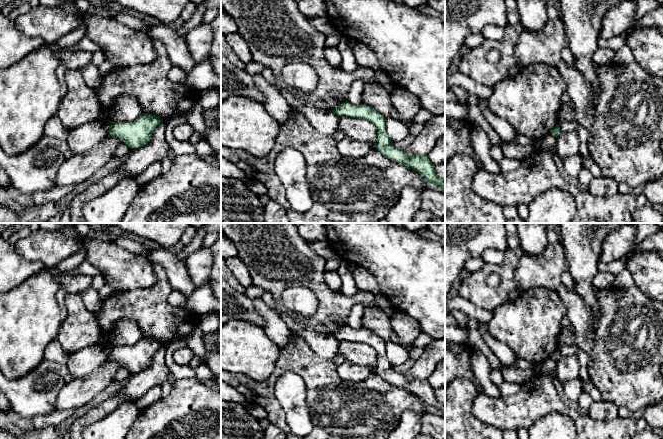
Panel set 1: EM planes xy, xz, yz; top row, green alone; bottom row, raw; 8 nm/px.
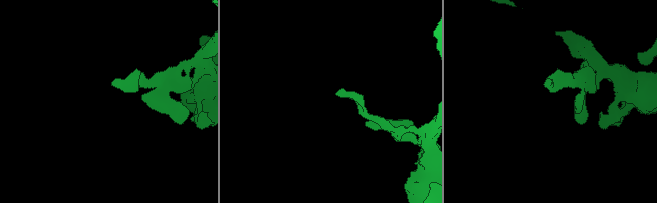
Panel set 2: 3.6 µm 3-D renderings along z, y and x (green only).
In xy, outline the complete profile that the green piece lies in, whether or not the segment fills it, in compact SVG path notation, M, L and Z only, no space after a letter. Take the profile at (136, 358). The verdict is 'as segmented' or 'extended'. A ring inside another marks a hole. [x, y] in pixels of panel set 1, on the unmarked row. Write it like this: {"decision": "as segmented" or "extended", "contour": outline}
{"decision": "as segmented", "contour": "M142 337L132 346L112 346L108 358L122 363L130 373L138 373L151 365L155 352L162 346L158 340Z"}

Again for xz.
{"decision": "as segmented", "contour": "M347 324L331 335L338 341L366 343L373 347L377 353L376 373L381 378L394 386L415 394L429 407L439 409L445 417L445 406L437 400L435 389L426 379L410 379L394 371L386 355L386 342L379 336L365 328L354 329Z"}

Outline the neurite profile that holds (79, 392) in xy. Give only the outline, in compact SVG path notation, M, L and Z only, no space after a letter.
M108 358L88 376L65 383L56 399L57 411L76 409L88 404L106 389L117 371L123 367L122 363Z

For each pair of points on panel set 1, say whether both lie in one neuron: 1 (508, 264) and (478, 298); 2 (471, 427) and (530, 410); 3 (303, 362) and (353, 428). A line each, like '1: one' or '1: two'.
1: one
2: two
3: one

